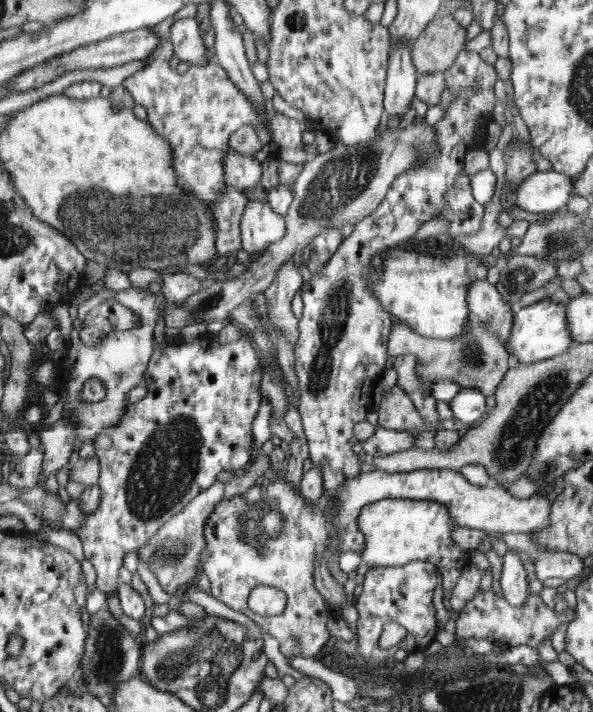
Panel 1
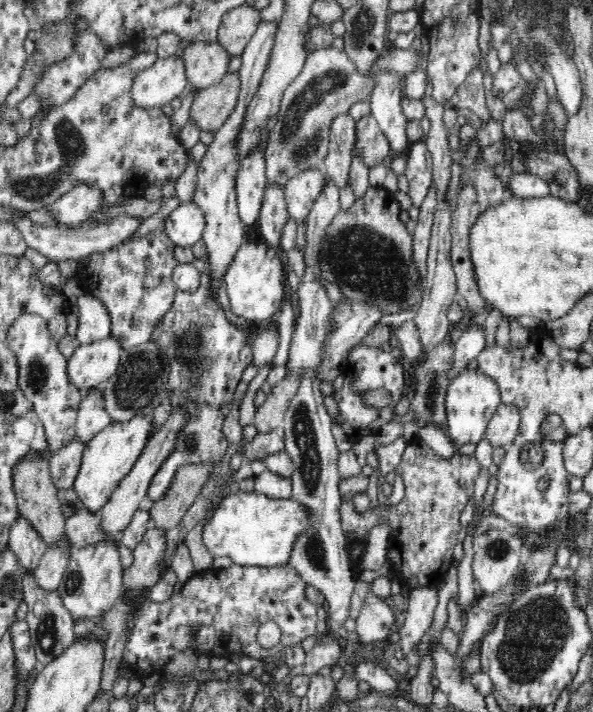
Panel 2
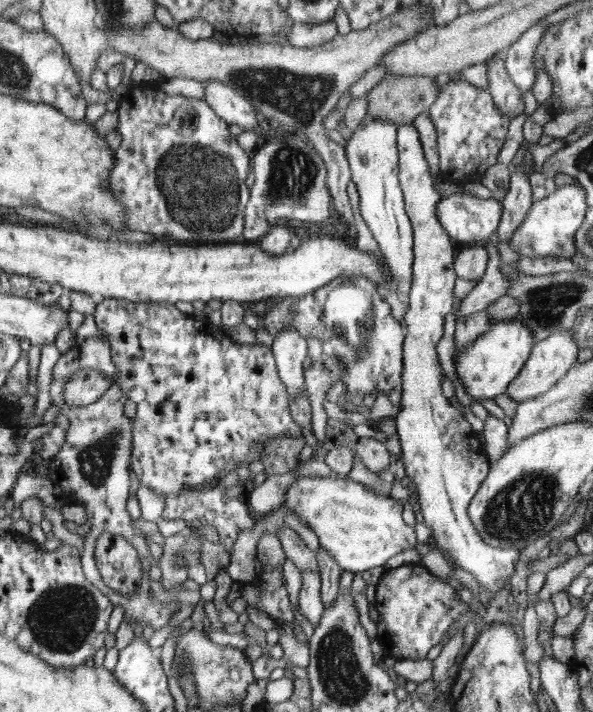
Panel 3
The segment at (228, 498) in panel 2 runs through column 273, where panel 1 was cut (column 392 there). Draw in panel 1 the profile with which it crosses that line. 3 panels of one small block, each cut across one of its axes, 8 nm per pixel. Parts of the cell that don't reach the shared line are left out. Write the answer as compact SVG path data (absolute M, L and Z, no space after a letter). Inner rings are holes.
M382 499L362 507L358 515L358 528L366 538L366 546L361 551L361 559L370 568L400 567L414 561L428 561L436 564L444 575L444 589L453 590L465 567L470 564L470 552L460 548L456 542L450 546L450 512L444 504L432 500Z

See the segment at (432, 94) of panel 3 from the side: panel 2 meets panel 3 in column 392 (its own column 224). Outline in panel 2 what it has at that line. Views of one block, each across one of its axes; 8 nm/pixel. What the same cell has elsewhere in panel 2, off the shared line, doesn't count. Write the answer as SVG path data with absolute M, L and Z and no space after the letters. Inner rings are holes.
M236 72L236 74L227 73L221 82L213 86L199 89L190 107L189 122L198 126L199 130L216 132L233 112L234 106L238 102L239 87L239 72Z

